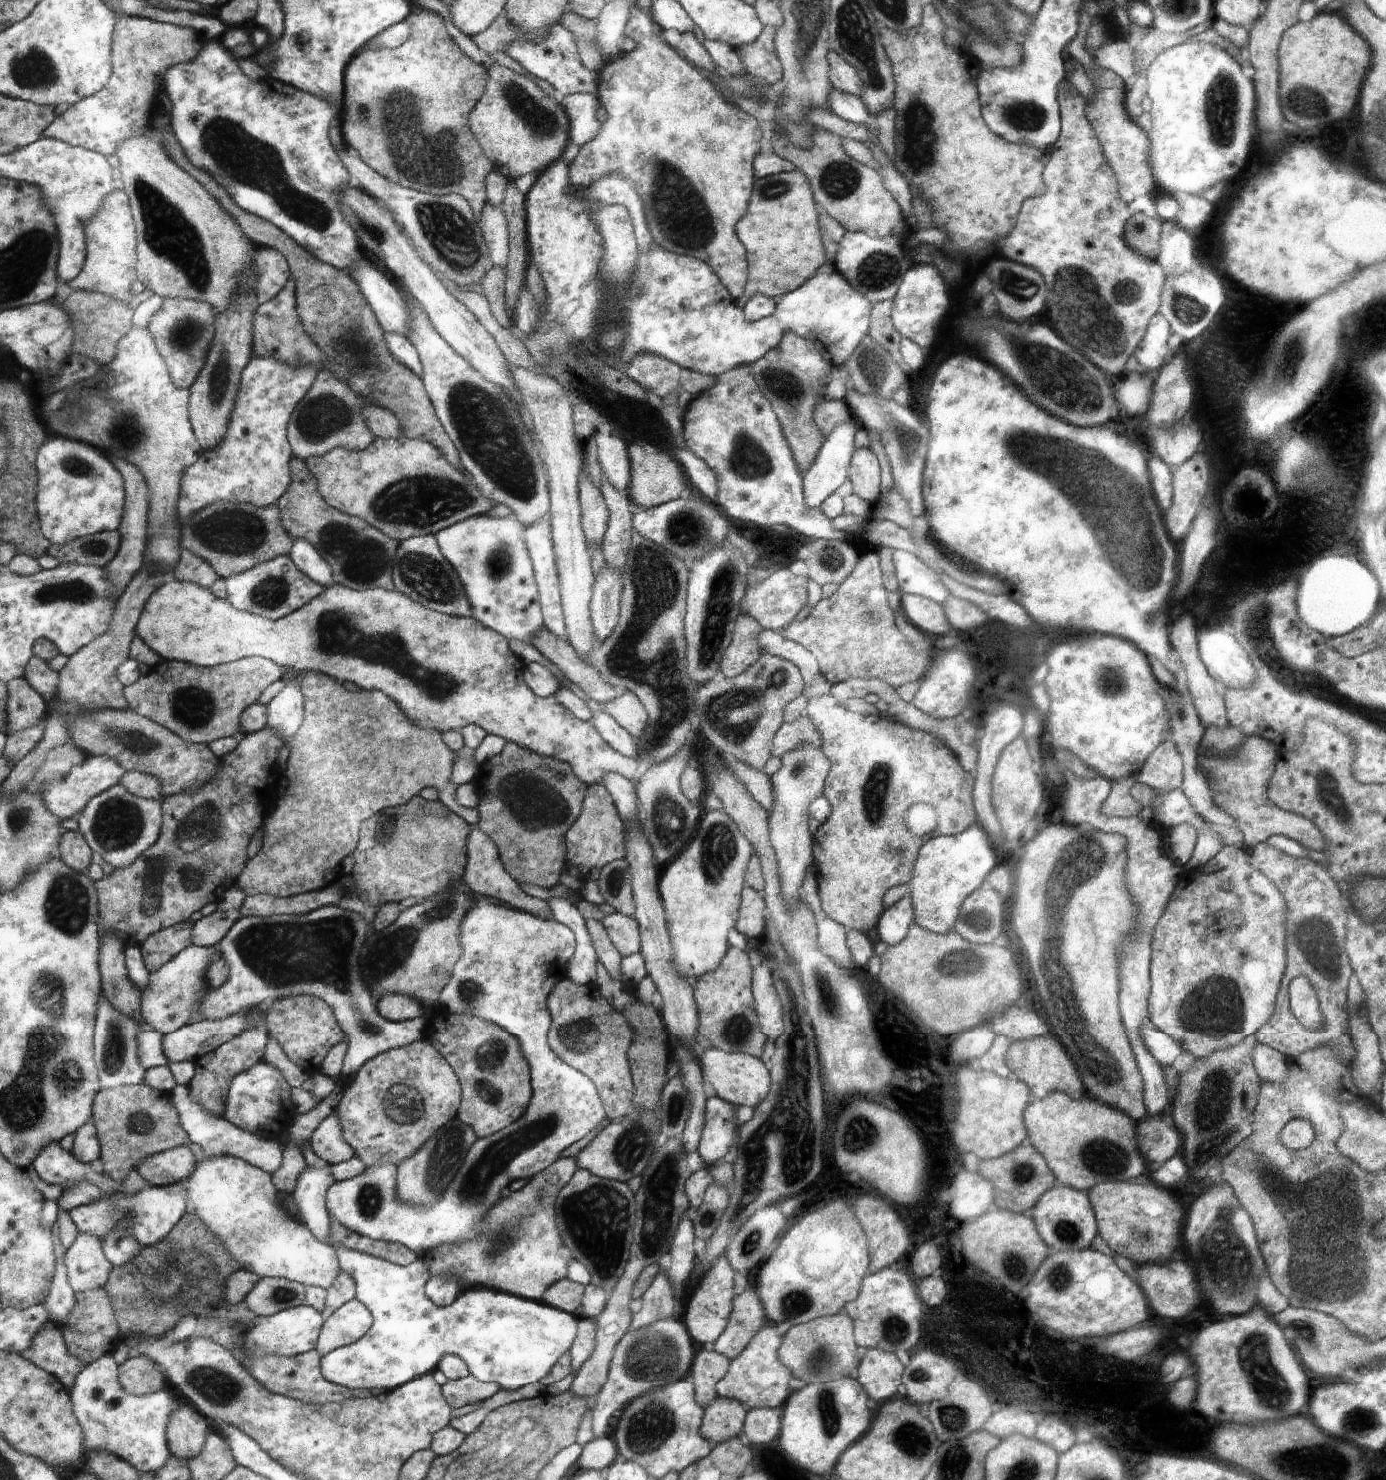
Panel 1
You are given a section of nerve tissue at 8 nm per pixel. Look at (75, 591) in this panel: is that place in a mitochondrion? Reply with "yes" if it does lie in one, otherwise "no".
yes

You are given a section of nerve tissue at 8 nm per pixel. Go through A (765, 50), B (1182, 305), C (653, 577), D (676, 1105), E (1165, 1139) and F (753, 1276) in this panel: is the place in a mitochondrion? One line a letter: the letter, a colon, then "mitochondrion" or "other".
A: other
B: mitochondrion
C: mitochondrion
D: mitochondrion
E: other
F: other

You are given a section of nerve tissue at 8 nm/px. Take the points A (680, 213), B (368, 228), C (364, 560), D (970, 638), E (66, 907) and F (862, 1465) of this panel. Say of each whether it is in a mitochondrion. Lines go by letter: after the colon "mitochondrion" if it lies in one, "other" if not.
A: mitochondrion
B: mitochondrion
C: mitochondrion
D: other
E: mitochondrion
F: other

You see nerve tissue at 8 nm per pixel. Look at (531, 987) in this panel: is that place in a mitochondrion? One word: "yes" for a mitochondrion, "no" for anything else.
no

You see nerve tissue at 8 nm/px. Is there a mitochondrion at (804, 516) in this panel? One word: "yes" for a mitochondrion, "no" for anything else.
no

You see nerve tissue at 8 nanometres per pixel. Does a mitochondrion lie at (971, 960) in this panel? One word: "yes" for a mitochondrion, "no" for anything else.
yes

